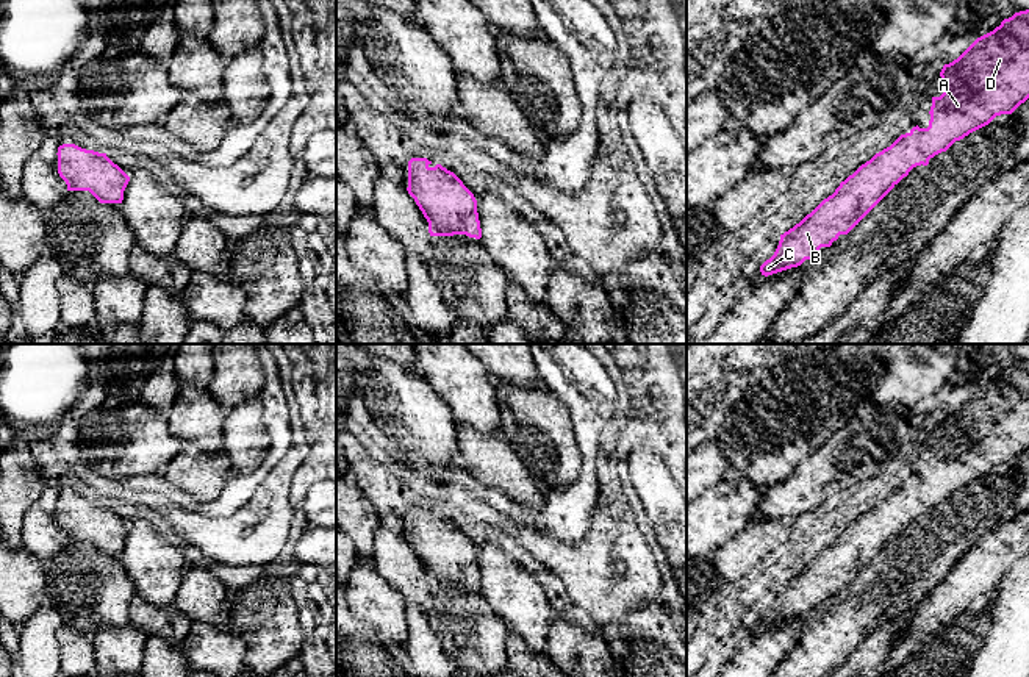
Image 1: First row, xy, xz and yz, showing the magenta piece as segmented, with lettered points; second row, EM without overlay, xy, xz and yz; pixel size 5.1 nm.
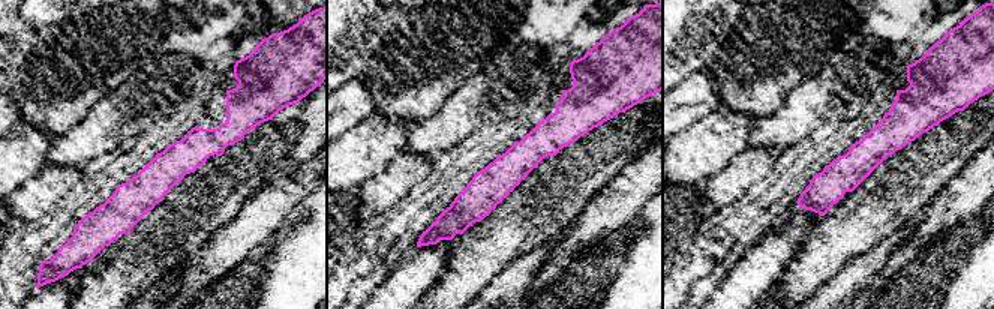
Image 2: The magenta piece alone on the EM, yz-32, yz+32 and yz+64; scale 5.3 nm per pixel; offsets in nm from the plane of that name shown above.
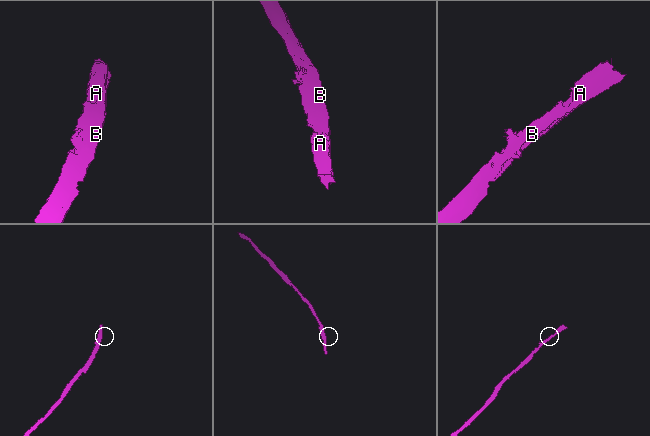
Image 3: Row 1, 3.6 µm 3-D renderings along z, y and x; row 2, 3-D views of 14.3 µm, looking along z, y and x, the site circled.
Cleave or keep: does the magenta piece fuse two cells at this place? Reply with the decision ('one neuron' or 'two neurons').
one neuron

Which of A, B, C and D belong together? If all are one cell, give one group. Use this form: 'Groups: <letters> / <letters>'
Groups: A B C D

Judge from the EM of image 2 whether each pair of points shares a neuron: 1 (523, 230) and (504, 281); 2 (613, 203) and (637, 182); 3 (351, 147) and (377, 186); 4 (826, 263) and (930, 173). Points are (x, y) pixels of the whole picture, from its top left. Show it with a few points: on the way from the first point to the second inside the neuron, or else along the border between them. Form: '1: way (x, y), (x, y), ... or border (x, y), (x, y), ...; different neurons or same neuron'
1: border (540, 245), (516, 257), (483, 287); different neurons
2: way (619, 200), (631, 188); same neuron
3: border (398, 155), (357, 188); different neurons
4: way (852, 237), (904, 185); same neuron

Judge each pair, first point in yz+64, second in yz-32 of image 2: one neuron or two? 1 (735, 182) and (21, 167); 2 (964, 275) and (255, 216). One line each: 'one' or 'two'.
1: two
2: two

